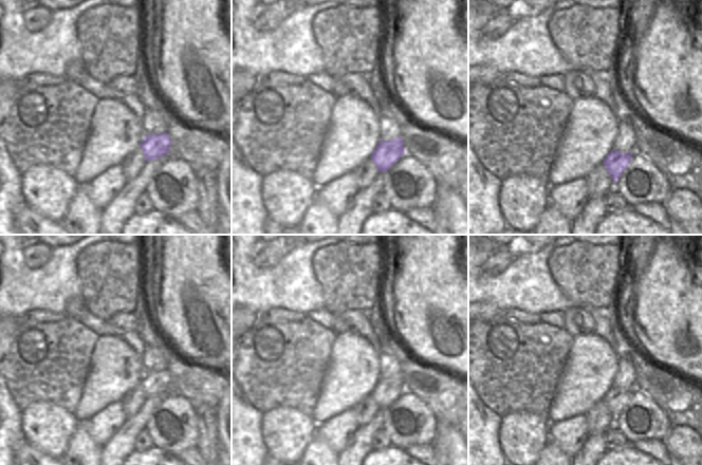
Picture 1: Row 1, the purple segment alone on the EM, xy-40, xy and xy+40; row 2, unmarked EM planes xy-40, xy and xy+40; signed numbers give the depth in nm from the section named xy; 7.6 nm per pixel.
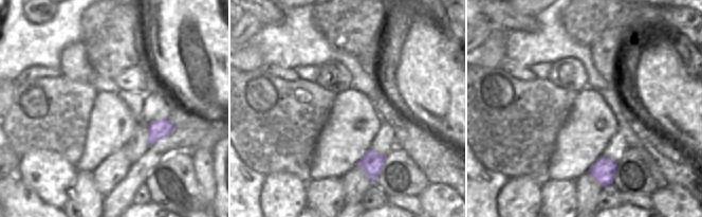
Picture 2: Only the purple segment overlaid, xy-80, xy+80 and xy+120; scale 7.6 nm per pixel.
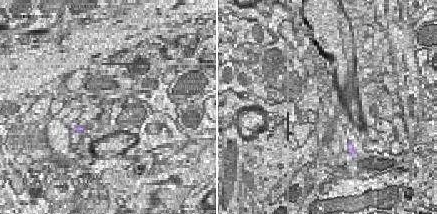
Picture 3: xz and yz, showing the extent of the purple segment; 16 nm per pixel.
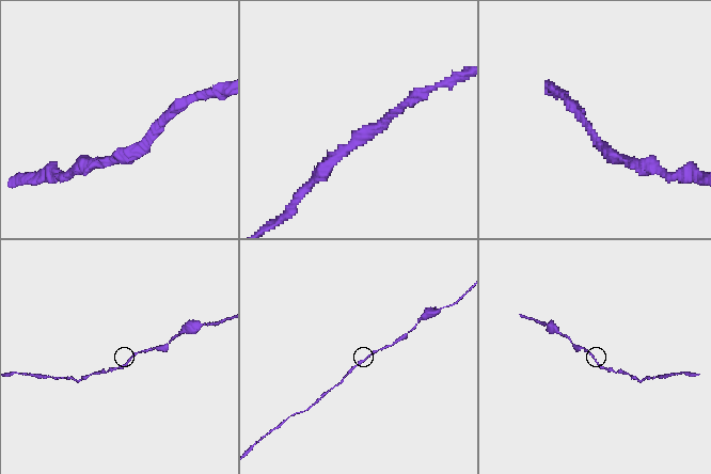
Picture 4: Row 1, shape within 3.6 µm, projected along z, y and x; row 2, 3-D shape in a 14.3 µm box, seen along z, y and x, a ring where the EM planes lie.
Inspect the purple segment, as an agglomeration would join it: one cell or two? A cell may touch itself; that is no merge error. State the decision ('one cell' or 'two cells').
one cell

